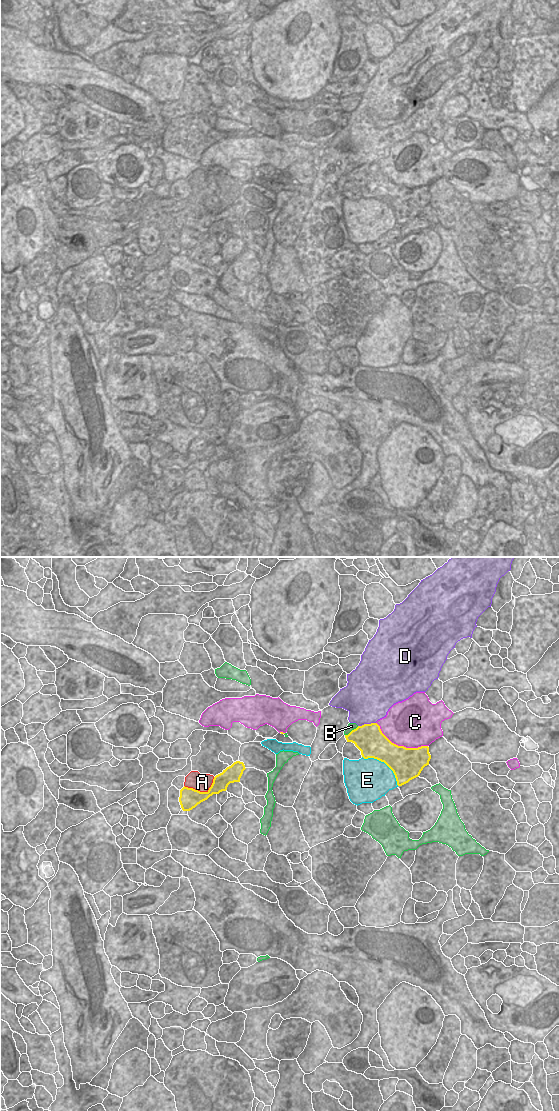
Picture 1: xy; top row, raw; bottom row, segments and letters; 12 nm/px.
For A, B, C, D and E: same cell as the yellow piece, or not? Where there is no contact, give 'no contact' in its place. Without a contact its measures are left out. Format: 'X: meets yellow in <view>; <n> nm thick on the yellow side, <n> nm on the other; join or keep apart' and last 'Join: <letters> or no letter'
A: meets yellow in xy; 240 nm thick on the yellow side, 220 nm on the other; keep apart
B: meets yellow in xy; 360 nm thick on the yellow side, 100 nm on the other; keep apart
C: meets yellow in xy; 380 nm thick on the yellow side, 480 nm on the other; keep apart
D: meets yellow in xy; 360 nm thick on the yellow side, 460 nm on the other; keep apart
E: meets yellow in xy; 360 nm thick on the yellow side, 480 nm on the other; keep apart
Join: no letter

